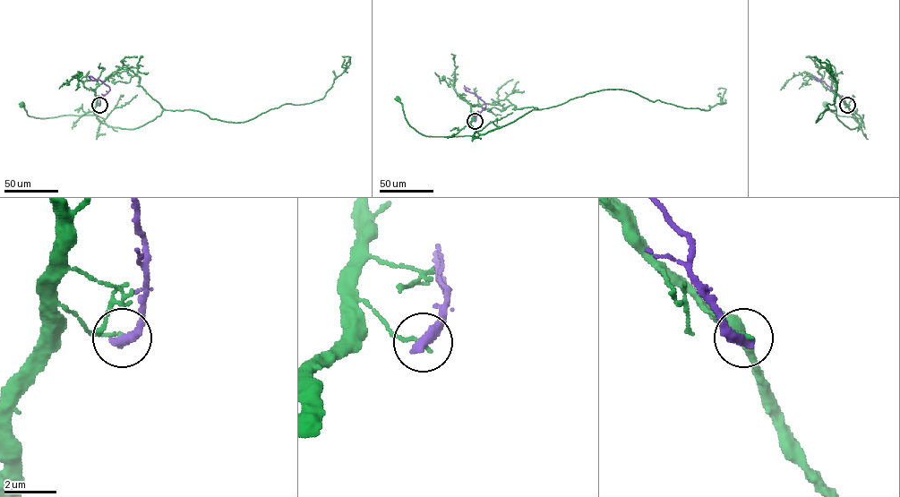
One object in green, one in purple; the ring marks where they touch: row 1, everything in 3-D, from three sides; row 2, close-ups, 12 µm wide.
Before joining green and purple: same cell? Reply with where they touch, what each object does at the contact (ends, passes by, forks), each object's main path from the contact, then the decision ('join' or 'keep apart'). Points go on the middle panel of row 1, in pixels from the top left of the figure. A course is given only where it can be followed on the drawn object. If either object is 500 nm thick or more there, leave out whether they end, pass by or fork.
place (475, 121); green ends; purple ends; course green (475, 121), (470, 124), (480, 134), (478, 136), (426, 136), (408, 124), (398, 98); course purple (475, 121), (475, 115), (485, 104), (475, 93), (465, 89), (470, 89); keep apart

